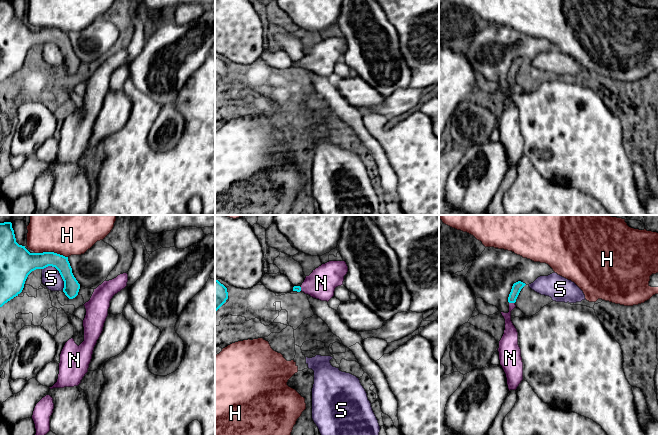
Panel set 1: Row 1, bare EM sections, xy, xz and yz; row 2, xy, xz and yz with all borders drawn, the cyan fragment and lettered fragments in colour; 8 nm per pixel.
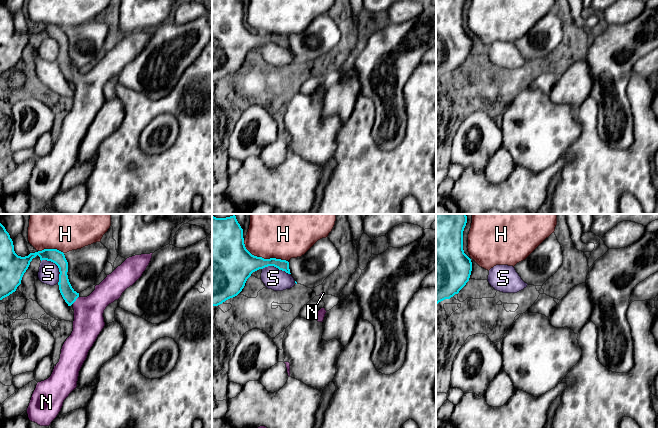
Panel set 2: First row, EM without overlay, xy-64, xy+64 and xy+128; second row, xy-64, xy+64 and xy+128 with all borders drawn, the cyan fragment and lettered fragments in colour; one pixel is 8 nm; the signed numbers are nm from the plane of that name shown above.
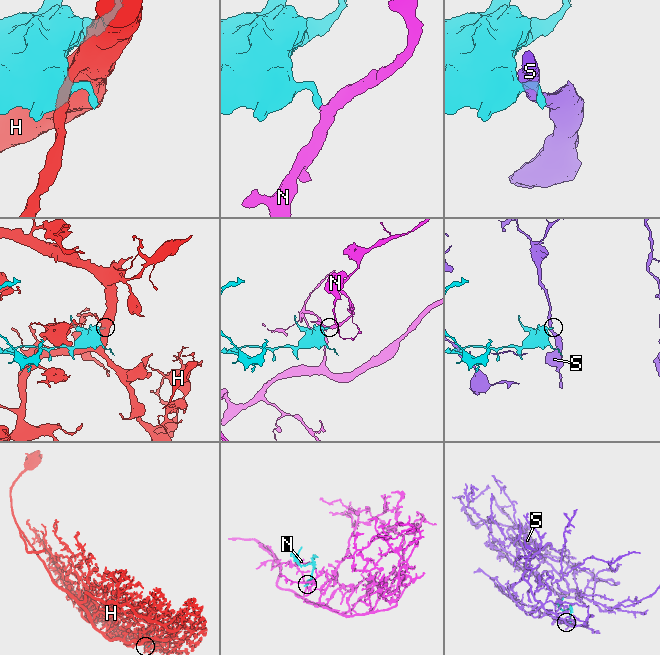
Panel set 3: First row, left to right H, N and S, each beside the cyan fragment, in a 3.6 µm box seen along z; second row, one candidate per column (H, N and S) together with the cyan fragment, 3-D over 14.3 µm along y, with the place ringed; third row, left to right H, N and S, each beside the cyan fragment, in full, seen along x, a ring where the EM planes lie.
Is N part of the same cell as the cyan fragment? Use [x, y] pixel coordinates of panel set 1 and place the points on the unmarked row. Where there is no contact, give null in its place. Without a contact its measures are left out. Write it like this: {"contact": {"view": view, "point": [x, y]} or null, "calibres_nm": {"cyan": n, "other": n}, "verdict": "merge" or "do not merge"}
{"contact": {"view": "yz", "point": [512, 78]}, "calibres_nm": {"cyan": 80, "other": 110}, "verdict": "merge"}

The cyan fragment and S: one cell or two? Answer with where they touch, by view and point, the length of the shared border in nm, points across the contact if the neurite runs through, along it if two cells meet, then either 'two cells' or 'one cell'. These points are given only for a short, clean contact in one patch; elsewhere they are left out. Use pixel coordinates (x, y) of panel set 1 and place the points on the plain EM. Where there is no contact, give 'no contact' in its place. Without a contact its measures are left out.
meets cyan in xy at (59, 48); contact 240 nm long; two cells

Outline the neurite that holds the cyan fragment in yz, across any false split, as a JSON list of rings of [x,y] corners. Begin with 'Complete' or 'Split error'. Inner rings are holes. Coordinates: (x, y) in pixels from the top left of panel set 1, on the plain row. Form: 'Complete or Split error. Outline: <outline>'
Split error. Outline: [[[518,57],[513,60],[511,68],[508,73],[509,88],[501,88],[505,95],[504,110],[499,117],[499,136],[506,154],[508,165],[516,166],[523,156],[523,138],[521,133],[521,125],[518,121],[518,108],[511,97],[511,87],[516,83],[515,78],[526,60]]]

